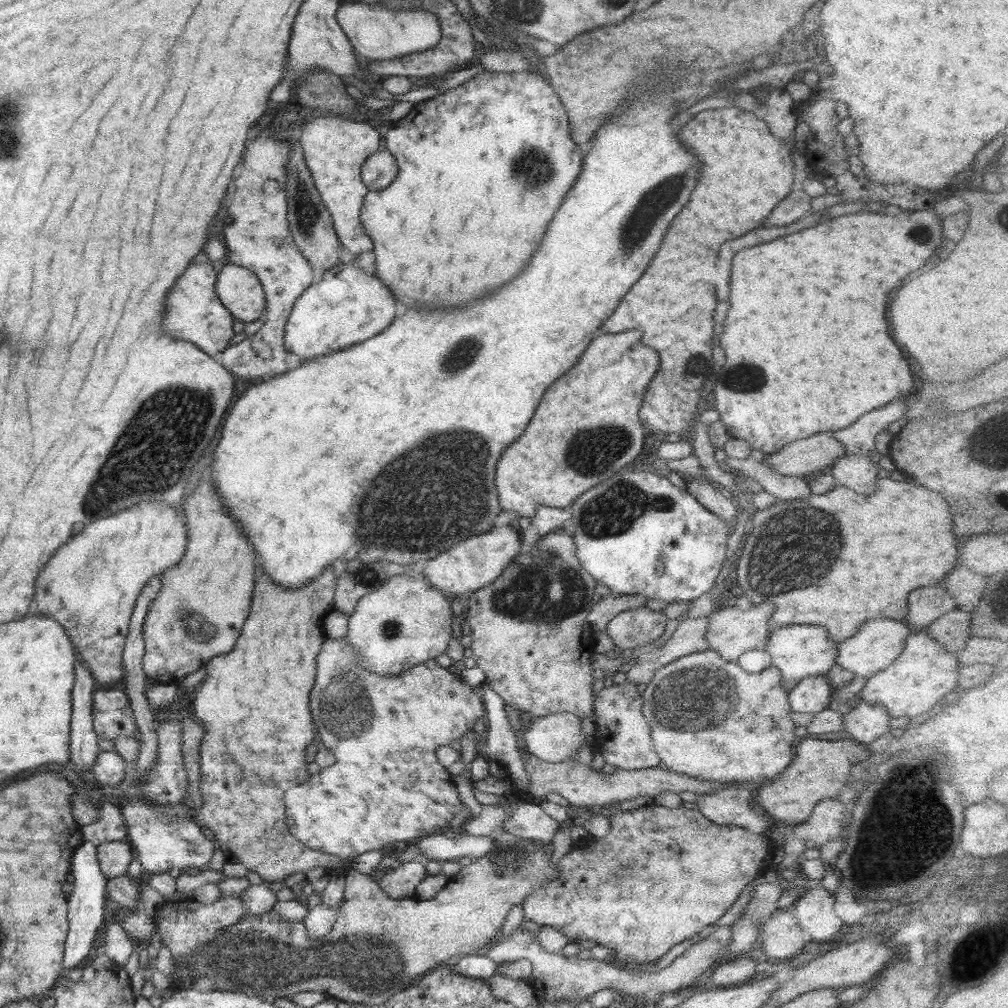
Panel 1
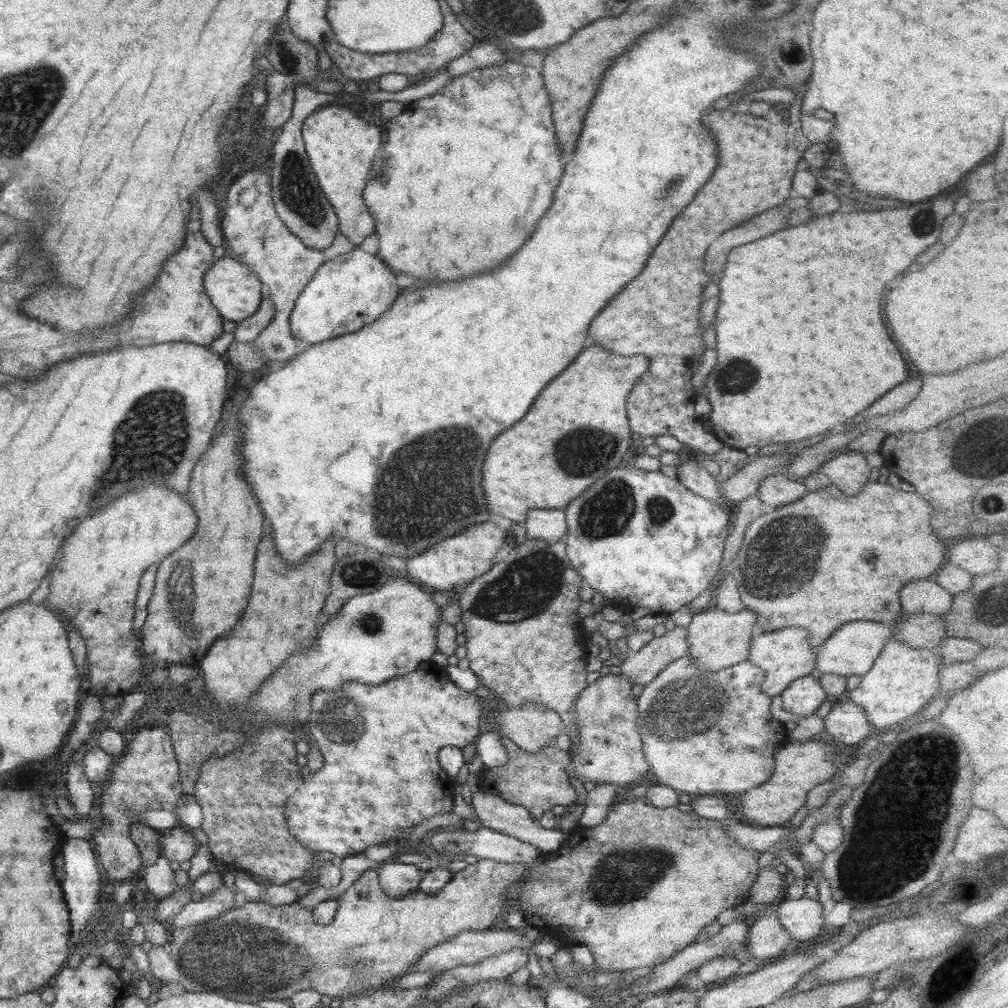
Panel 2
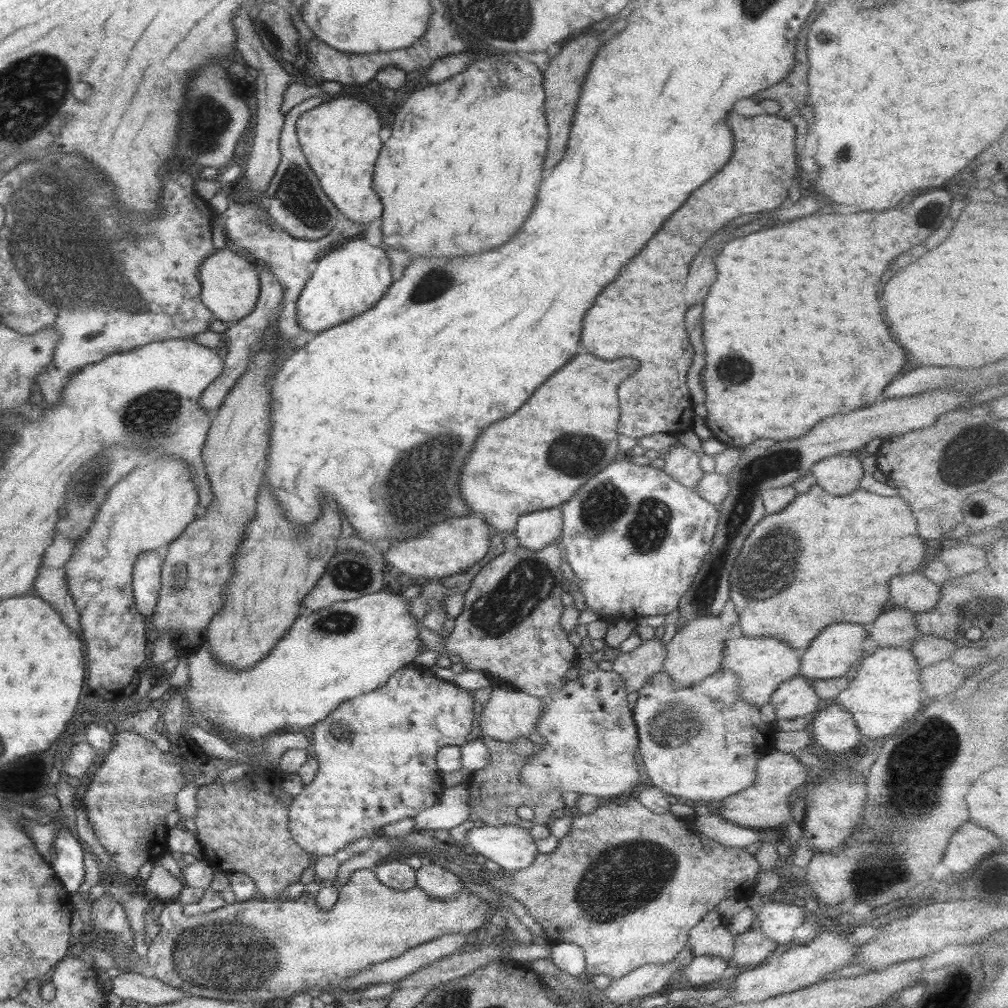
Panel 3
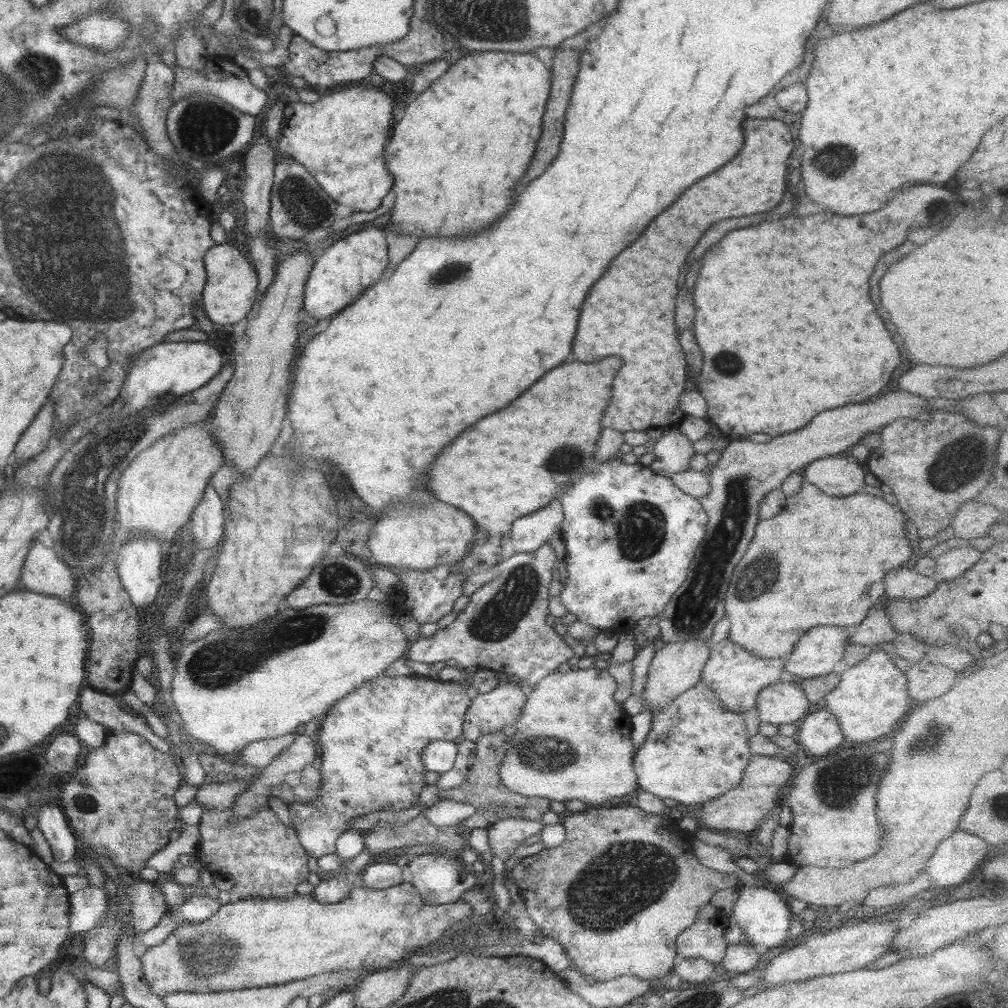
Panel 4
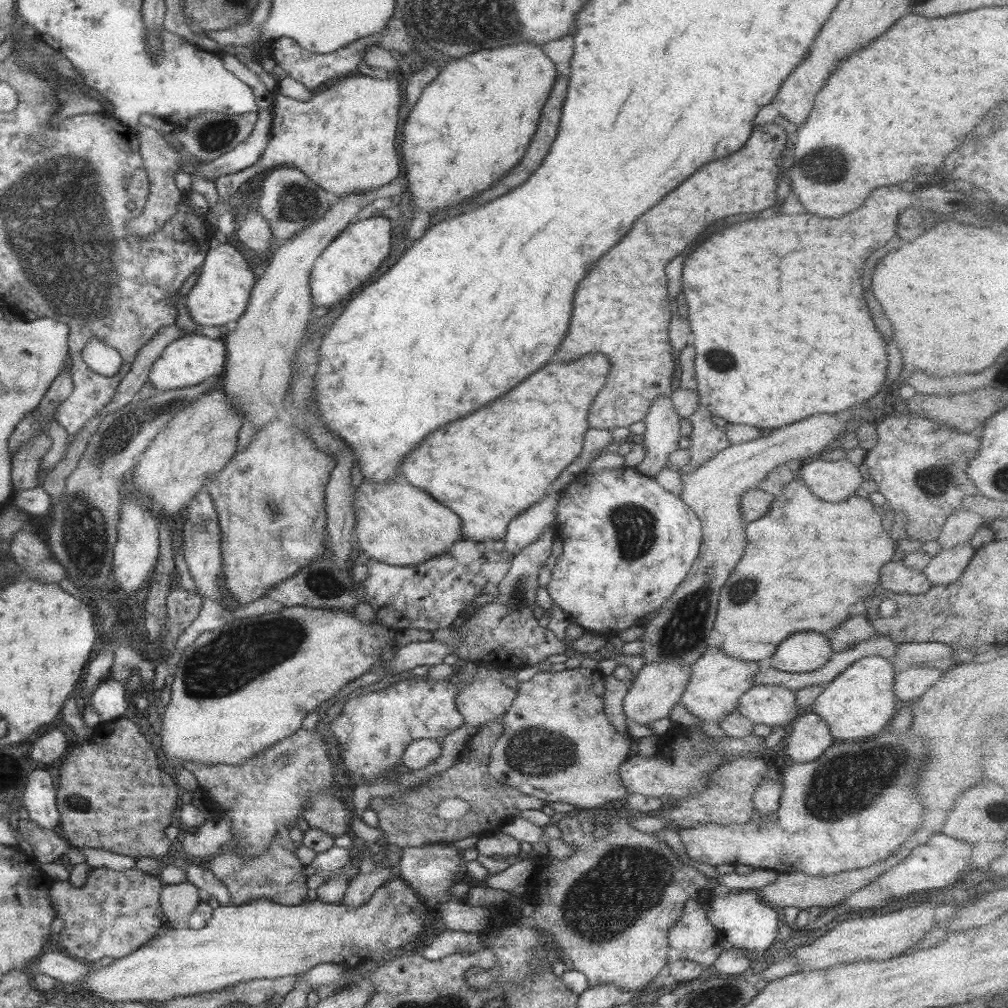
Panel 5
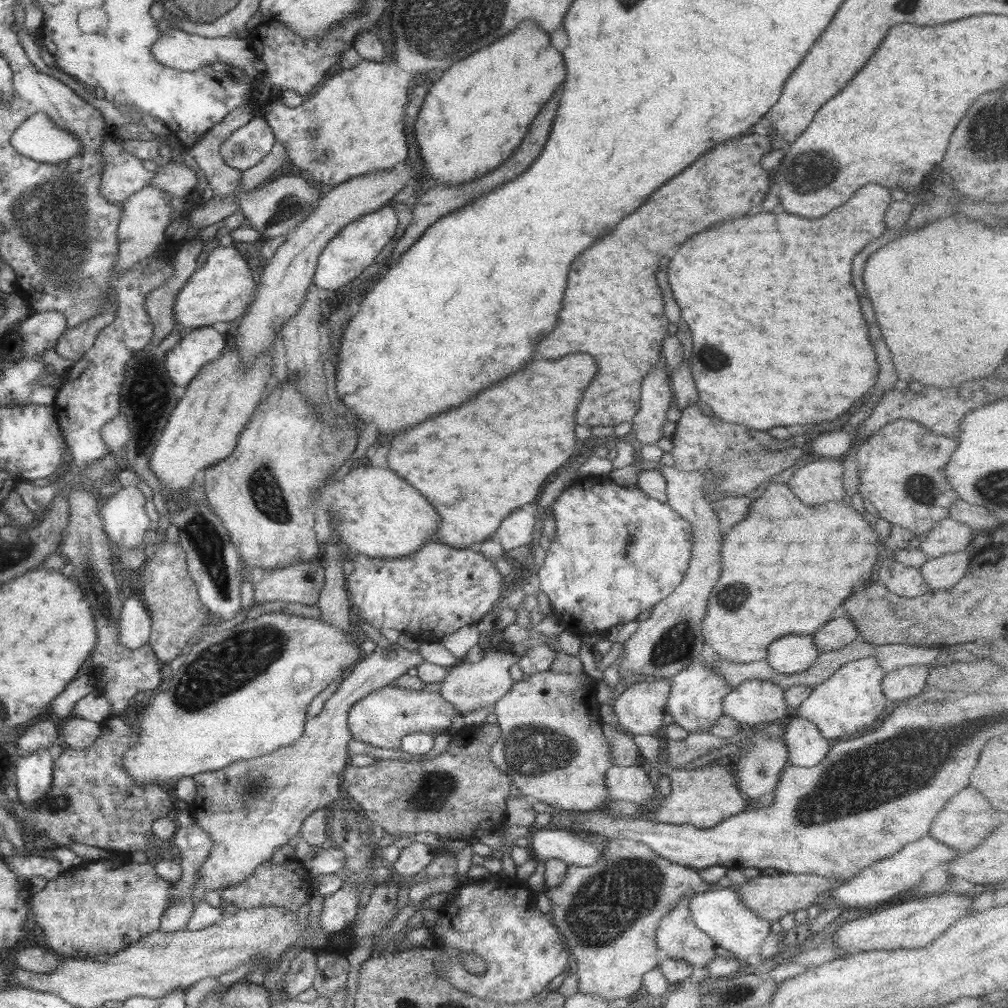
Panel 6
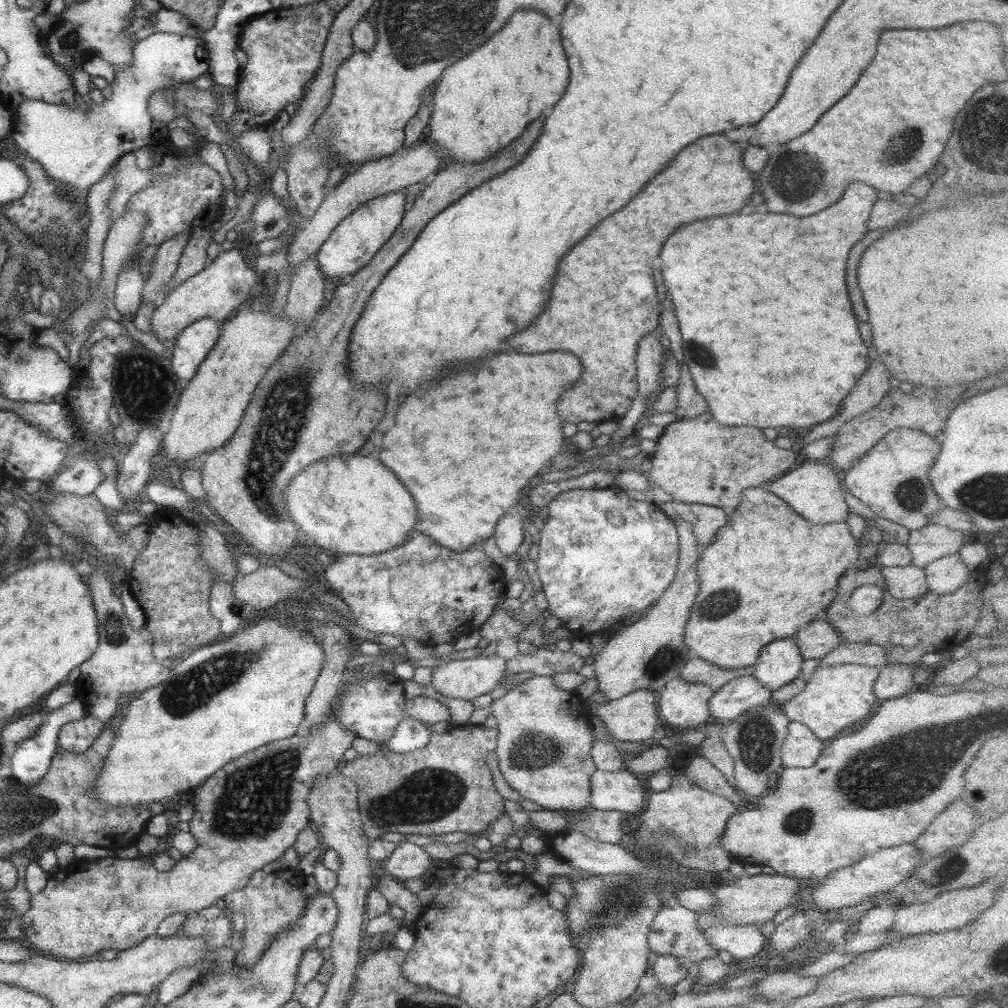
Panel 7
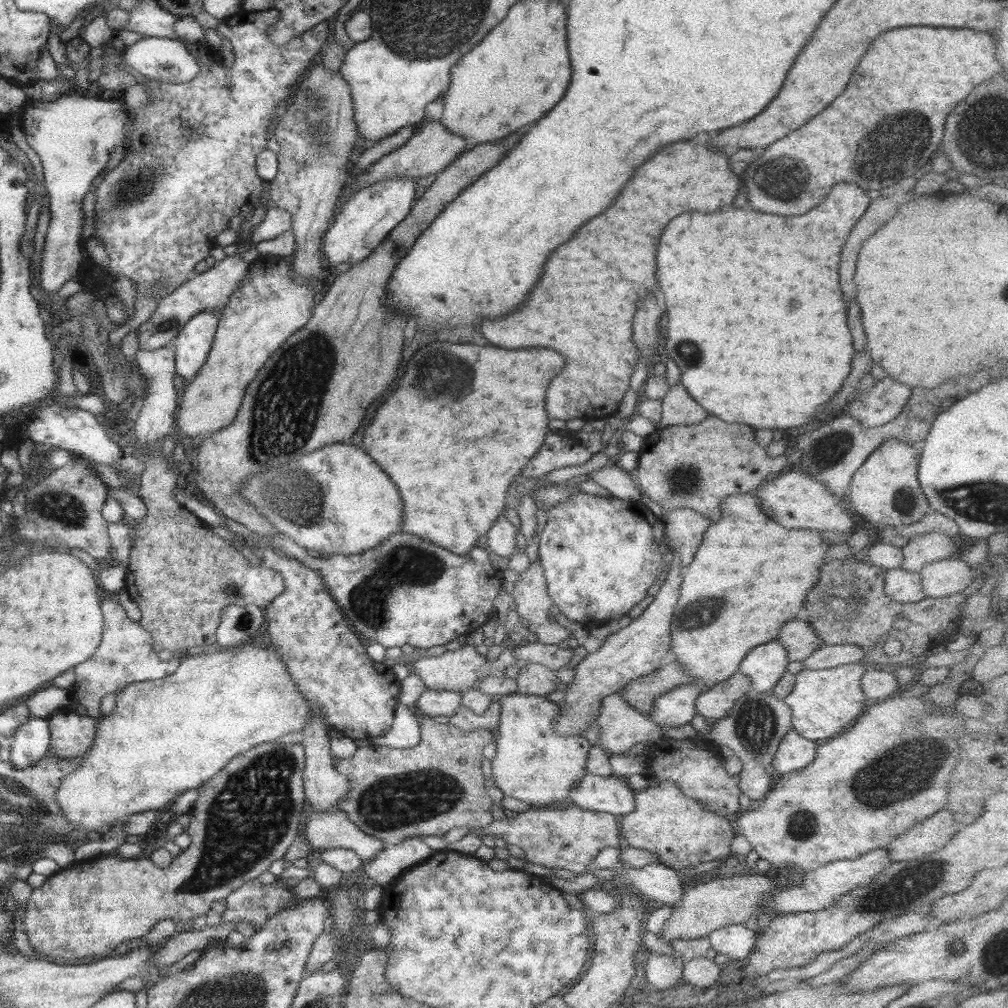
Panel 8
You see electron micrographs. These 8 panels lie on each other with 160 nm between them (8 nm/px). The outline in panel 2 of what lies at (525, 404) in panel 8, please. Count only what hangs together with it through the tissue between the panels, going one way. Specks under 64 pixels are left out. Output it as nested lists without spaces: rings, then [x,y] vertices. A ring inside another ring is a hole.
[[[598,344],[588,350],[584,348],[560,378],[554,378],[540,392],[520,424],[514,424],[492,442],[482,470],[482,486],[490,512],[519,523],[525,522],[527,512],[533,508],[564,511],[568,502],[590,488],[604,472],[616,468],[632,442],[626,418],[626,398],[646,370],[648,360],[644,356],[614,356]]]

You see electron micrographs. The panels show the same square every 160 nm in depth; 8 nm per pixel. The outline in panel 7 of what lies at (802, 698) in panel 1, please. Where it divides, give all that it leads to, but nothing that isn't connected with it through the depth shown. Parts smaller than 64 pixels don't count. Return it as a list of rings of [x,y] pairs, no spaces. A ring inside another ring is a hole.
[[[754,675],[740,676],[715,690],[708,701],[710,714],[716,718],[734,720],[755,706],[774,703],[768,690]]]

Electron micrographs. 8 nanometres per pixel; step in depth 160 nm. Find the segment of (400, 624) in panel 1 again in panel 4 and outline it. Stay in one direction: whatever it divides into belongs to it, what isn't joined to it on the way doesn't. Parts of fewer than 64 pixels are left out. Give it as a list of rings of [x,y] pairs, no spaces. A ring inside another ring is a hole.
[[[368,598],[355,603],[339,605],[317,604],[303,609],[286,608],[272,618],[263,620],[262,624],[258,624],[256,632],[254,632],[254,628],[227,628],[227,626],[223,626],[221,629],[211,631],[206,637],[190,642],[182,649],[182,653],[175,657],[175,675],[172,679],[171,693],[178,714],[182,718],[182,724],[184,724],[185,732],[182,732],[182,736],[186,738],[191,747],[198,748],[201,751],[210,752],[214,755],[235,757],[250,742],[296,733],[307,722],[321,720],[325,716],[325,712],[336,701],[356,690],[367,680],[382,675],[395,660],[405,658],[410,642],[411,640],[407,639],[402,629],[400,629],[396,612],[392,610],[389,604]]]

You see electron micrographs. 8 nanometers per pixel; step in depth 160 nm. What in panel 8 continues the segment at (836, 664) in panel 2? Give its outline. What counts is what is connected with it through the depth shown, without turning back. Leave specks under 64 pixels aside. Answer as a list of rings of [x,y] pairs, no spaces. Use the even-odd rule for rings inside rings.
[[[776,640],[756,646],[742,660],[739,670],[751,682],[751,690],[769,693],[787,671],[786,649]]]

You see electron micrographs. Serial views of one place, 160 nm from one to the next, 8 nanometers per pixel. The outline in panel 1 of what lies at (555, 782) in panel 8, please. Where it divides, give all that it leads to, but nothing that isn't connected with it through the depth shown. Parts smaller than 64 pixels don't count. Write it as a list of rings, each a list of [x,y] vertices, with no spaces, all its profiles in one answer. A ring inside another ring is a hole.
[[[626,679],[620,685],[607,683],[599,692],[593,692],[593,712],[597,724],[596,745],[604,758],[618,770],[641,770],[661,767],[652,742],[651,728],[644,716],[643,700],[637,685]]]

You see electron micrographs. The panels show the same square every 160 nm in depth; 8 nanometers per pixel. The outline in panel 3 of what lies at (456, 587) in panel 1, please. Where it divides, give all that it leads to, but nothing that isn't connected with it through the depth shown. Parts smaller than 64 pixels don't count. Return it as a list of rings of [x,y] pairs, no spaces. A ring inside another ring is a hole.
[[[464,516],[464,518],[450,518],[432,528],[424,529],[418,536],[390,542],[384,545],[382,557],[386,556],[388,566],[399,569],[404,575],[409,575],[419,581],[446,578],[458,574],[474,566],[488,554],[491,535],[488,524],[478,516]]]

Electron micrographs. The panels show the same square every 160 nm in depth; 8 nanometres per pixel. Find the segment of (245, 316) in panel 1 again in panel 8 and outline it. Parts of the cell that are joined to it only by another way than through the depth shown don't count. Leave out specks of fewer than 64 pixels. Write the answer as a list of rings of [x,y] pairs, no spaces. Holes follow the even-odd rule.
[[[238,255],[228,256],[224,260],[216,261],[210,270],[198,274],[196,278],[186,281],[171,293],[161,296],[152,316],[137,329],[139,349],[156,350],[165,347],[167,343],[174,341],[180,330],[199,312],[219,313],[227,305],[232,293],[240,289],[240,283],[248,277],[248,273],[248,261],[242,260]]]

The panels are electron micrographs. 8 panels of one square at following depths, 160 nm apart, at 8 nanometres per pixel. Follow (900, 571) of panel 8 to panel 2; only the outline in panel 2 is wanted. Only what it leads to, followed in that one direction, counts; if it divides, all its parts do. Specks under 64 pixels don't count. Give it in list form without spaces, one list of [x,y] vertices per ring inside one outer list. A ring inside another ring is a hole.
[[[933,578],[918,579],[900,590],[903,613],[946,615],[952,606],[953,594],[942,588]]]

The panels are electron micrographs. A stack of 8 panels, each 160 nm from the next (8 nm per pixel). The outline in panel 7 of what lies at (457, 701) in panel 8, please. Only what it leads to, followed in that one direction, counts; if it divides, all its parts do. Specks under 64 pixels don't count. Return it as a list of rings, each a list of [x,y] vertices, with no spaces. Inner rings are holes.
[[[354,666],[345,669],[345,680],[338,694],[337,710],[334,710],[335,719],[344,727],[354,733],[355,737],[376,741],[385,745],[394,736],[397,724],[404,719],[415,718],[429,726],[435,722],[448,721],[449,708],[427,696],[416,696],[408,700],[403,689],[404,680],[392,672],[383,672],[376,676],[365,676],[361,672],[363,666]]]

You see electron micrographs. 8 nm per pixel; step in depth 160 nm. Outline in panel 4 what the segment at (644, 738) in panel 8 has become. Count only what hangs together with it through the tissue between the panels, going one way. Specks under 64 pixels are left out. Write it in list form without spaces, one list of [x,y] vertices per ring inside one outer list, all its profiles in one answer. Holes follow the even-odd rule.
[[[695,638],[684,640],[684,642],[665,644],[664,647],[657,650],[646,676],[644,693],[642,693],[641,697],[630,694],[622,704],[626,716],[638,715],[643,710],[644,702],[648,704],[651,712],[659,711],[674,697],[695,687],[701,681],[702,669],[709,659],[709,647],[709,641]]]

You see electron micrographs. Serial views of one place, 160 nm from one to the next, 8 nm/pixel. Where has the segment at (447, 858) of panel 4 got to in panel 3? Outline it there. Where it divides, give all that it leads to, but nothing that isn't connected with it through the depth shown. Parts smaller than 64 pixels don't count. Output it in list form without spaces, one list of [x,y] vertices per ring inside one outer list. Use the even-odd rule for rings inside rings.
[[[423,863],[415,872],[416,886],[433,899],[449,899],[466,888],[460,877],[441,867],[439,863]]]

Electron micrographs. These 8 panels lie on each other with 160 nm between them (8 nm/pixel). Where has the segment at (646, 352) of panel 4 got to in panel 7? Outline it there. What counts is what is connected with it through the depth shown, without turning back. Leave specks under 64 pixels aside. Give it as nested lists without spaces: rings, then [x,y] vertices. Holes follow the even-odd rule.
[[[714,134],[698,138],[694,144],[684,148],[676,160],[662,170],[640,194],[632,198],[628,206],[602,220],[590,236],[578,242],[560,262],[556,272],[556,288],[552,286],[552,298],[548,308],[540,314],[536,324],[528,330],[510,338],[510,346],[516,352],[536,354],[566,350],[580,358],[584,372],[580,382],[564,392],[558,402],[558,414],[566,422],[593,422],[621,420],[628,412],[637,394],[636,350],[638,342],[658,326],[658,296],[650,274],[652,260],[658,258],[664,242],[680,226],[710,216],[724,216],[738,212],[750,202],[754,194],[754,178],[742,164],[742,152],[728,138]]]

